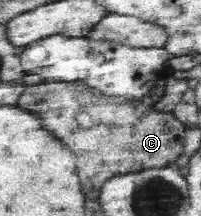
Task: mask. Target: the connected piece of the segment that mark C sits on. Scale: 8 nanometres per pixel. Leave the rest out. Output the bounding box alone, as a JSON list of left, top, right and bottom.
[16,82,184,197]

